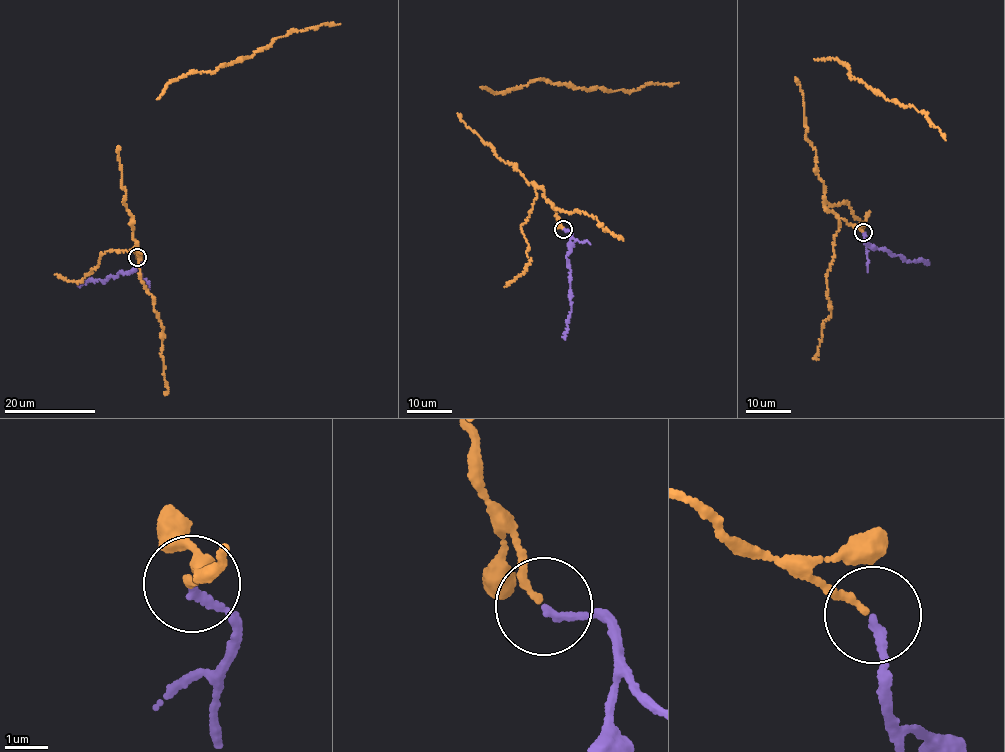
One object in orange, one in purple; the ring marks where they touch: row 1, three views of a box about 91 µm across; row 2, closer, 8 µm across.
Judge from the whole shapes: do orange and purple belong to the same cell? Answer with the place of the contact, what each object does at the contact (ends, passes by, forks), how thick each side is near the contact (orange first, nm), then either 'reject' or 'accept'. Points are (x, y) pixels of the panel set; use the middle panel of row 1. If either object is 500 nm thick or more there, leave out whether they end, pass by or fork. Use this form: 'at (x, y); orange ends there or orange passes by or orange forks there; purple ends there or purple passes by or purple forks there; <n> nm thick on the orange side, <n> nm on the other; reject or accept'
at (563, 229); orange ends there; purple ends there; 160 nm thick on the orange side, 160 nm on the other; accept

